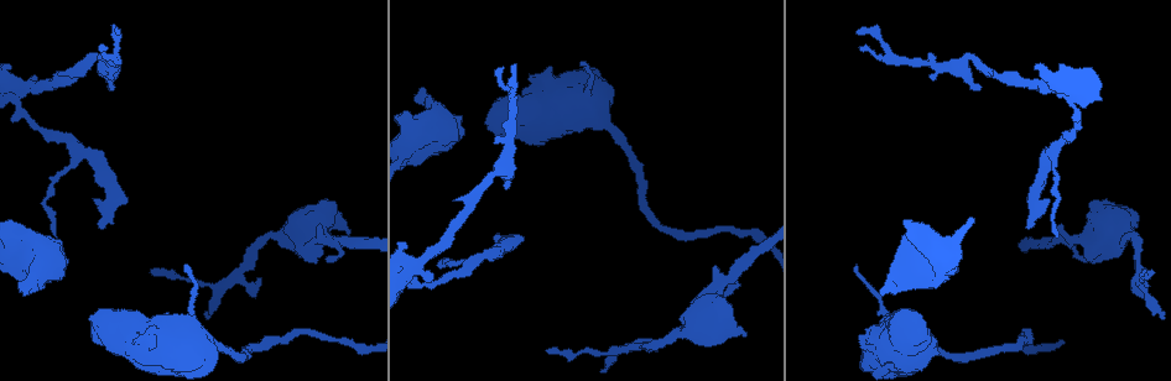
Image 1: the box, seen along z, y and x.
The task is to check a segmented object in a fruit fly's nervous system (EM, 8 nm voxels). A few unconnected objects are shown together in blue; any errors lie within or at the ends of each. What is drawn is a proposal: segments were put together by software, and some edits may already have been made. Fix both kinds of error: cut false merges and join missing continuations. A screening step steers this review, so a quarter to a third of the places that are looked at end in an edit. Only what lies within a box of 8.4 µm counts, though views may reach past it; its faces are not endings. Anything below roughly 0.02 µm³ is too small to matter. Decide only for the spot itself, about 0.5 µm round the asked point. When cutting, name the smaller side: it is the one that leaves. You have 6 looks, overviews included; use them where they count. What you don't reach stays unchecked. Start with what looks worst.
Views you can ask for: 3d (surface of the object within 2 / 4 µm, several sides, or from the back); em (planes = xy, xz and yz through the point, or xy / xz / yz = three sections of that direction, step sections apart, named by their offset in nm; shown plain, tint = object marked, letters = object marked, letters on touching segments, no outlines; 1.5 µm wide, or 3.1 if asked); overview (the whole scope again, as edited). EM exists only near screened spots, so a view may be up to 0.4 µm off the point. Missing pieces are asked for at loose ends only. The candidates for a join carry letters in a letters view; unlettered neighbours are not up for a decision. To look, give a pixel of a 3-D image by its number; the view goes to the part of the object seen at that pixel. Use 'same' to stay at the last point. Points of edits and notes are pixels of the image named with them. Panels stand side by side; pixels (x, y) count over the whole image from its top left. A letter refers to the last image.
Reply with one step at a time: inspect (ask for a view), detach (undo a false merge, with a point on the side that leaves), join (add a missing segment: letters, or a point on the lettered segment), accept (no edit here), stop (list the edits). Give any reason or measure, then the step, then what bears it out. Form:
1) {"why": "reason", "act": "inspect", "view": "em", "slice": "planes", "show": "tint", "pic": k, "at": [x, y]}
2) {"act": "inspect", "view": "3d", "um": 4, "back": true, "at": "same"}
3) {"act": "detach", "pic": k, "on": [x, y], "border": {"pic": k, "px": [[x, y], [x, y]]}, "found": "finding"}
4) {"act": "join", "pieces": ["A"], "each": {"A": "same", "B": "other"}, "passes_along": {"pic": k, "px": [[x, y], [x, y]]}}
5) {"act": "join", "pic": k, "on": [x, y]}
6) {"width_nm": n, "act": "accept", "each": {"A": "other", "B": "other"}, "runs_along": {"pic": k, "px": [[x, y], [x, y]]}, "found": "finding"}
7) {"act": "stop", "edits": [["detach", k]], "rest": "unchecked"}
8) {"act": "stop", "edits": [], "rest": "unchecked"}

{"why": "an open end", "act": "inspect", "view": "em", "slice": "planes", "show": "letters", "pic": 1, "at": [25, 292]}

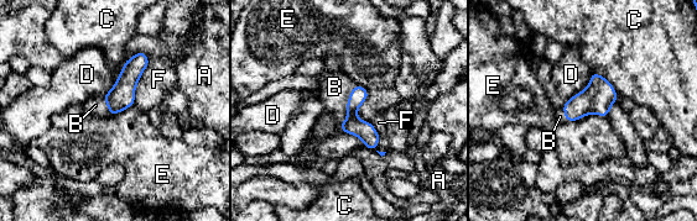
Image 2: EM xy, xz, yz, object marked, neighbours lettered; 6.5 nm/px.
{"act": "join", "pieces": ["B"], "each": {"A": "other", "B": "same", "C": "other", "D": "other", "E": "other", "F": "other"}, "passes_along": {"pic": 2, "px": [[365, 131], [347, 105], [334, 87]]}, "found": "the neuron continues"}

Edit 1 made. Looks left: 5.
{"why": "thick end", "act": "inspect", "view": "3d", "um": 2, "pic": 1, "at": [1093, 263]}

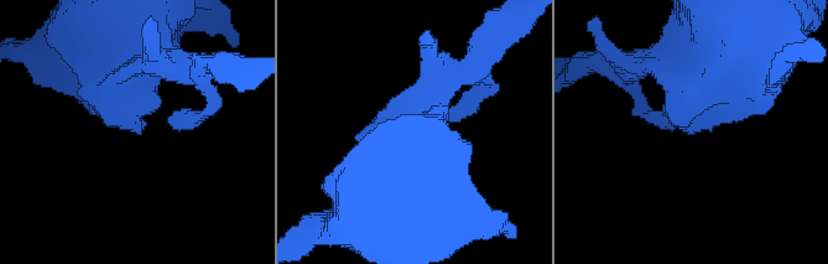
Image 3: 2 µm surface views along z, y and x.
{"act": "inspect", "view": "em", "slice": "xz", "step": 4, "show": "letters", "pic": 3, "at": [140, 133]}

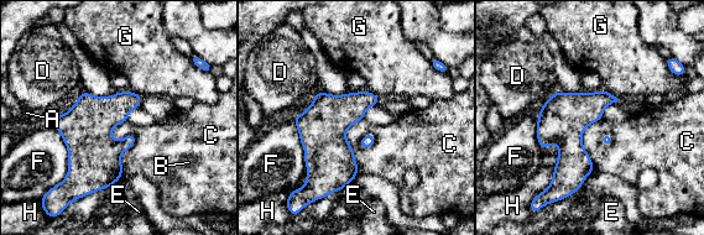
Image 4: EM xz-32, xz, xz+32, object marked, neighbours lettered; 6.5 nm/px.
{"act": "accept", "each": {"A": "other", "B": "other", "C": "other", "D": "other", "E": "other", "F": "other", "G": "other", "H": "other"}, "border": {"pic": 4, "px": [[554, 142], [557, 161], [548, 184]]}, "found": "no lettered segment goes on from it"}

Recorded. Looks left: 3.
{"why": "an open end", "act": "inspect", "view": "em", "slice": "planes", "show": "letters", "pic": 1, "at": [1056, 237]}

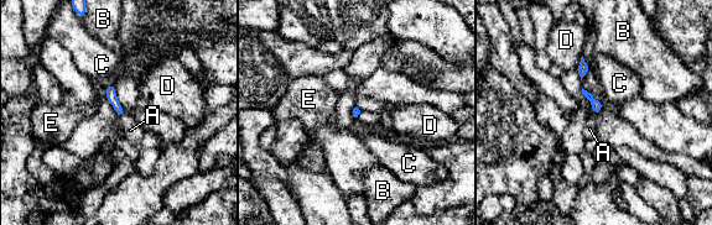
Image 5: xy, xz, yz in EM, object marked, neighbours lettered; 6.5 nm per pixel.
{"act": "join", "pieces": ["A"], "each": {"A": "same", "B": "other", "C": "other", "D": "other", "E": "other"}, "found": "the neuron continues"}

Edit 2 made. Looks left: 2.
{"act": "stop", "edits": [["join", 2], ["join", 5]], "rest": "unchecked"}

